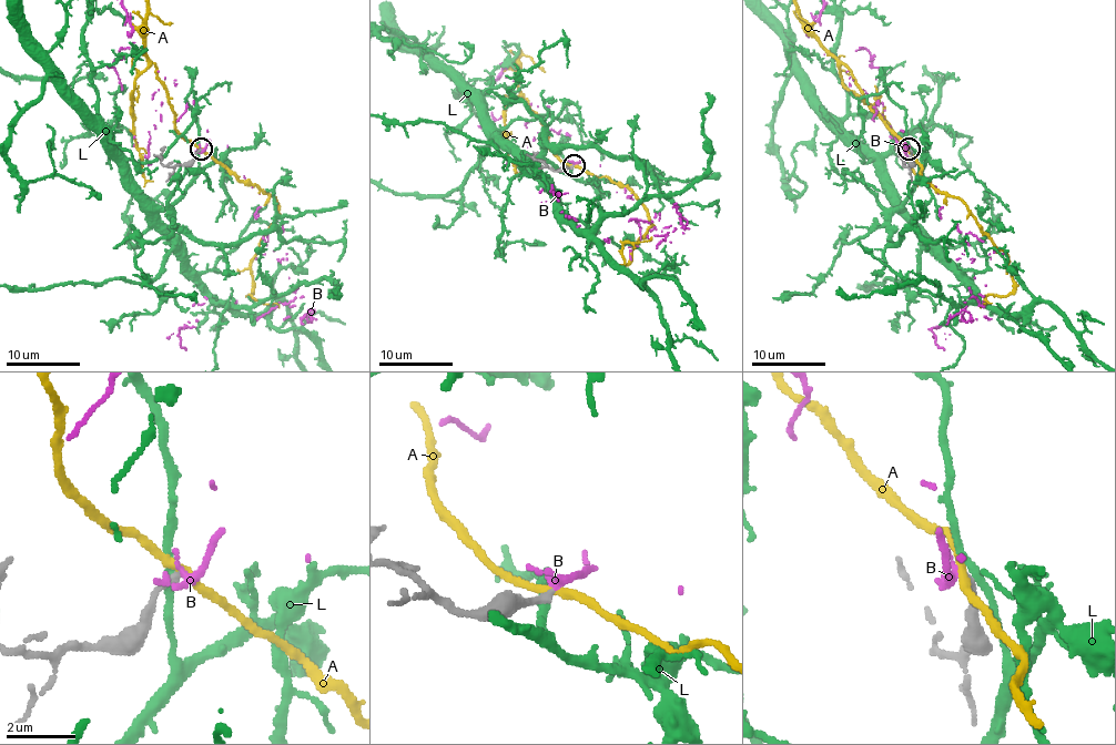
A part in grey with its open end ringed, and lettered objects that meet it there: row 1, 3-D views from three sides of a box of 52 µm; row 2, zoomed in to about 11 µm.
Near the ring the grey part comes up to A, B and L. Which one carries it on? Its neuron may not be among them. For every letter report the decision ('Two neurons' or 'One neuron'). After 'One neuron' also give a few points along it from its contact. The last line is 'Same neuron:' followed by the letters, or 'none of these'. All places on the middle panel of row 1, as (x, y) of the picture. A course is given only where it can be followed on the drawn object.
A: Two neurons
B: One neuron
L: Two neurons
Same neuron: B

